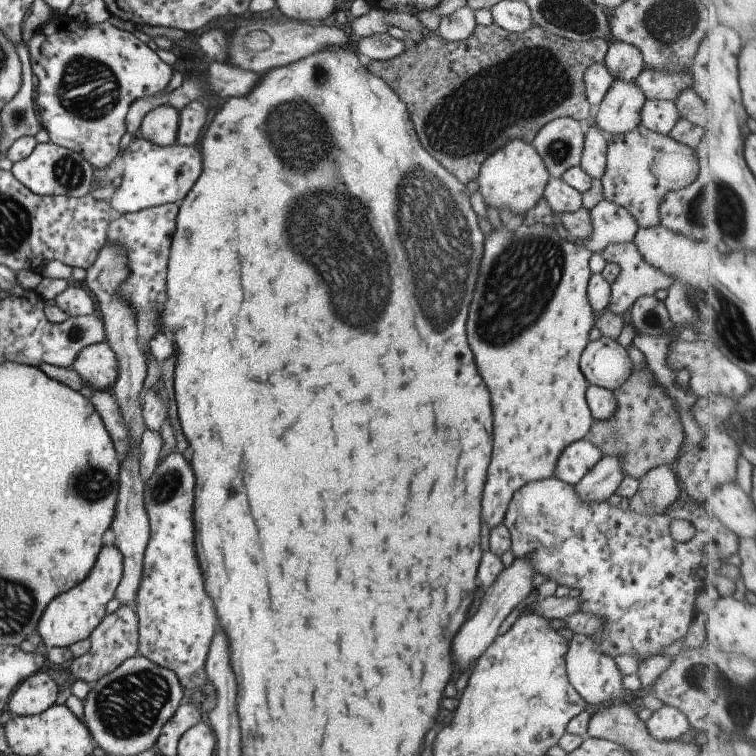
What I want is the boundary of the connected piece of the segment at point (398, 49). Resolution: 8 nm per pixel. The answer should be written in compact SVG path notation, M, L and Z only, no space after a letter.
M389 33L361 37L355 42L355 48L361 56L377 62L393 59L405 50L402 40L391 37Z

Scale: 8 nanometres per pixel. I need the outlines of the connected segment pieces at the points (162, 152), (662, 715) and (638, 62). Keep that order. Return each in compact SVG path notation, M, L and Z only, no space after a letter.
M140 136L133 137L125 150L122 150L123 172L121 184L109 200L114 215L134 213L144 208L178 204L185 198L195 178L201 172L201 158L195 146L179 146L173 143L160 147L151 144Z
M662 705L644 722L647 732L659 741L677 741L683 734L692 738L692 731L685 715L672 706Z
M609 39L609 44L604 56L605 66L612 76L612 80L625 80L635 82L637 74L644 68L641 54L627 42Z

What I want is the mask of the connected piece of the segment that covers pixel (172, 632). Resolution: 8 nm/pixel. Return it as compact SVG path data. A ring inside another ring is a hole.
M170 452L159 460L151 476L142 484L145 495L149 538L144 550L141 580L137 586L134 611L137 615L138 652L157 666L163 666L175 674L181 687L187 690L201 689L207 681L205 658L215 632L215 606L203 590L203 574L195 556L193 544L193 474L183 462L181 453Z

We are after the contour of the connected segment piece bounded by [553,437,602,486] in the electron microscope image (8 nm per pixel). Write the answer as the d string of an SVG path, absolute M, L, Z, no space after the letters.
M586 437L571 442L561 450L561 454L555 462L553 477L561 482L566 482L569 486L573 486L575 482L581 480L587 470L595 466L595 463L601 457L599 448L593 446Z

